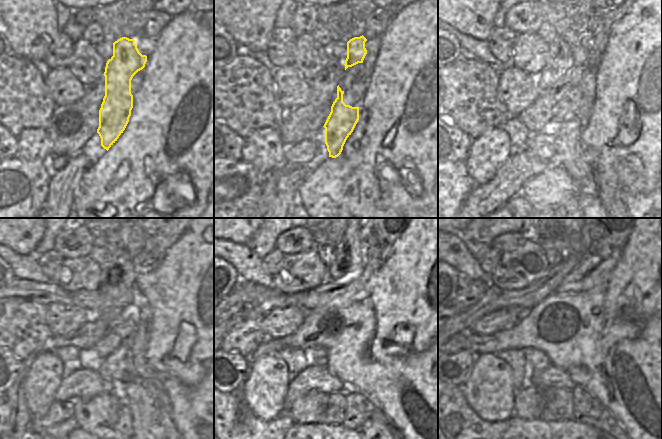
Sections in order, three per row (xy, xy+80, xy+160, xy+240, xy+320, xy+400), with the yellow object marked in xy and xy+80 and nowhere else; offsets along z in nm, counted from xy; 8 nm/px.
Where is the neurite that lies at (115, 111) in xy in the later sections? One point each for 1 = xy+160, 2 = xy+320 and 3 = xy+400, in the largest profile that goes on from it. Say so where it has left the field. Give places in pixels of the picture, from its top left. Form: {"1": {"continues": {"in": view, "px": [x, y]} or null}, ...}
{"1": {"continues": {"in": "xy+160", "px": [567, 147]}}, "2": {"continues": {"in": "xy+320", "px": [370, 421]}}, "3": {"continues": {"in": "xy+400", "px": [602, 246]}}}

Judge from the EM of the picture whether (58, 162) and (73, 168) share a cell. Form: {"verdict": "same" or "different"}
{"verdict": "different"}

